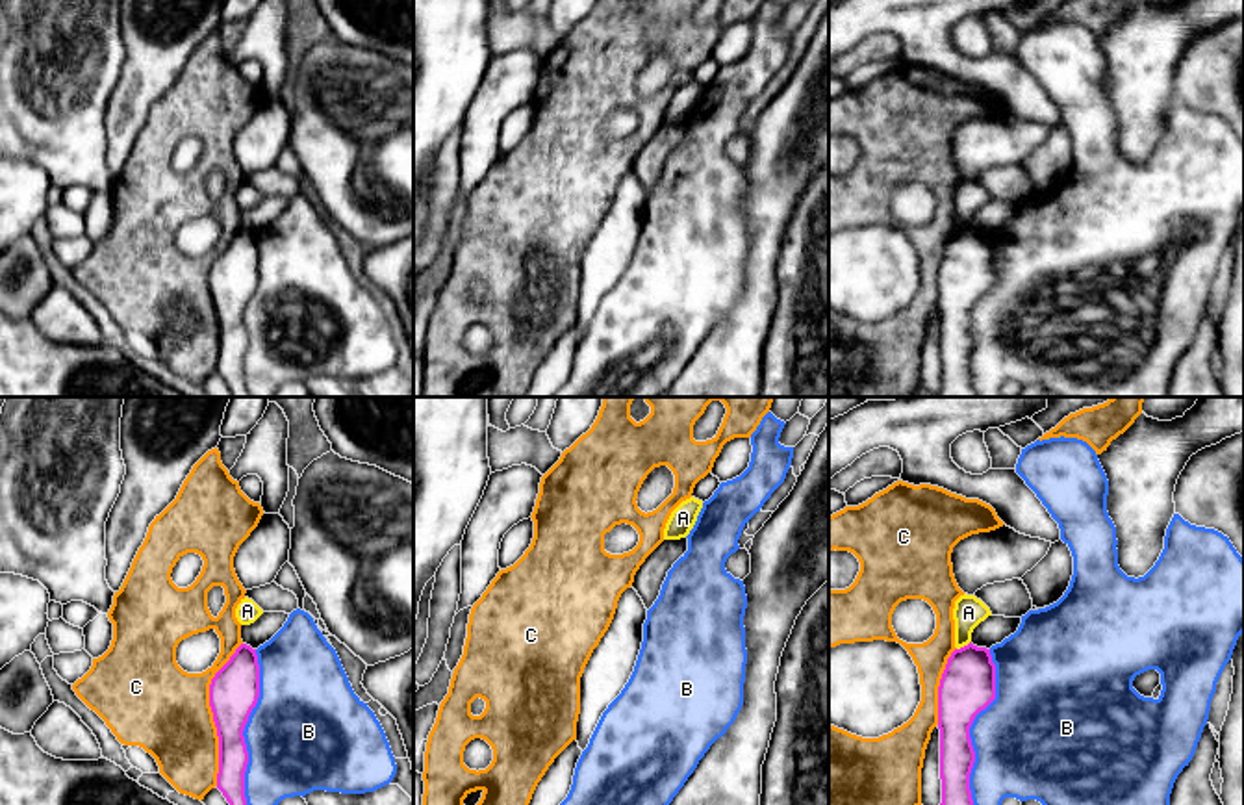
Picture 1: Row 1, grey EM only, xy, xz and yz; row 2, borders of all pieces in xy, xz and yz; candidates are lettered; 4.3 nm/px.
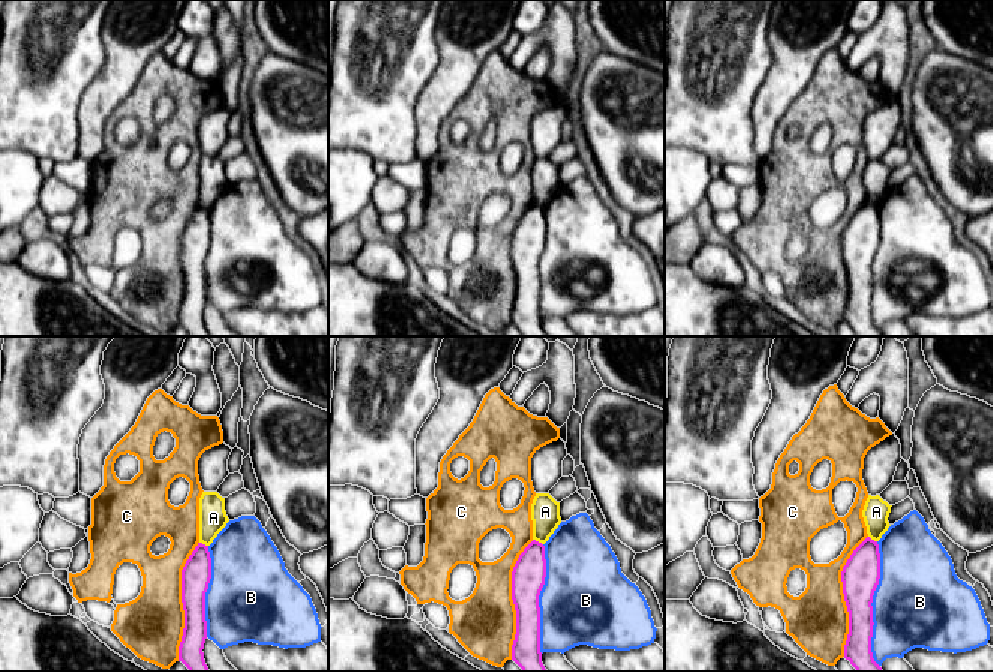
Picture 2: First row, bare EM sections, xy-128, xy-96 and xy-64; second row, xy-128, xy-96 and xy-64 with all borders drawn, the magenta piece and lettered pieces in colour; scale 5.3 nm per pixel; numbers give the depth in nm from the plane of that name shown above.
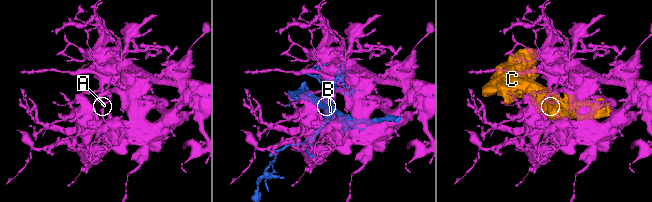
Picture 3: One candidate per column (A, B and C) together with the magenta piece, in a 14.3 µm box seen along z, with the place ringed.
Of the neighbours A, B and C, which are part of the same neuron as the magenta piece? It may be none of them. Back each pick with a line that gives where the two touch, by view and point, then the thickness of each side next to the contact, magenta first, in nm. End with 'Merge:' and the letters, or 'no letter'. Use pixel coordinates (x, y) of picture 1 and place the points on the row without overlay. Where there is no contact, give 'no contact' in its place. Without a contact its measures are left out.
Merge: no letter

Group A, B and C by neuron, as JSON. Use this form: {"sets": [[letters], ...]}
{"sets": [["A"], ["B"], ["C"]]}

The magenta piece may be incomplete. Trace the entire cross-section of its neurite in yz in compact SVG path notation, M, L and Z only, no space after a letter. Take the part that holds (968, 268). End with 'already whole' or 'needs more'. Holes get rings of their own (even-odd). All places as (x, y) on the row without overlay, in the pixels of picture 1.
M971 226L947 243L938 271L940 397L981 397L971 384L970 358L975 336L970 312L996 284L996 249L990 234Z; already whole

